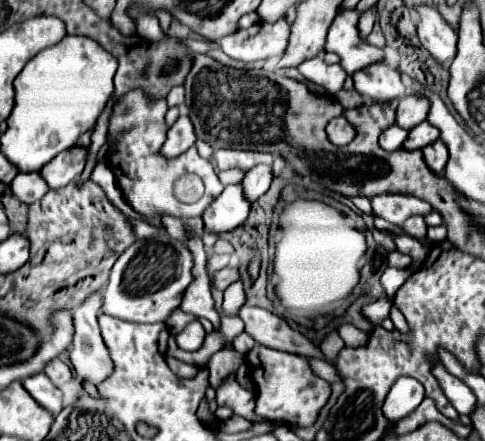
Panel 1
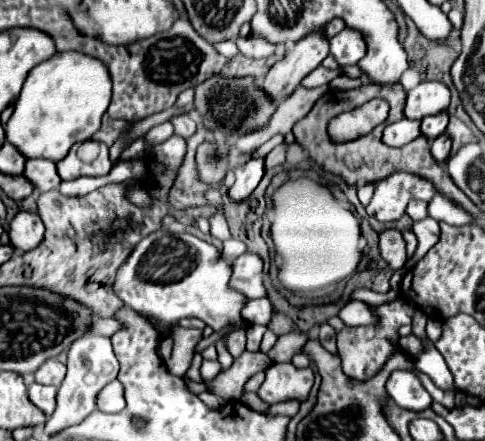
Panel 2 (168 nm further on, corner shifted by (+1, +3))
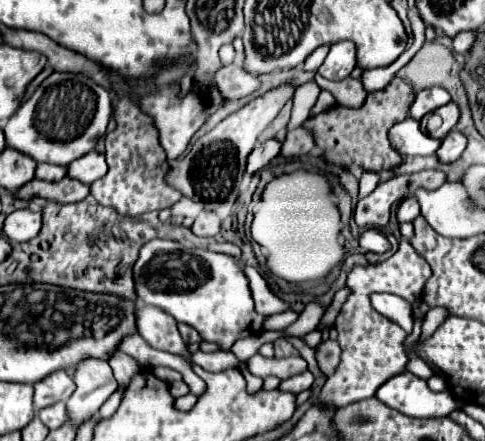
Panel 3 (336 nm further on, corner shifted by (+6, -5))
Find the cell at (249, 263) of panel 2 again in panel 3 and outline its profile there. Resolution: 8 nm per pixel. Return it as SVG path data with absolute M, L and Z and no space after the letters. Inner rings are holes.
M245 266L245 276L249 278L249 288L251 288L251 296L255 302L255 312L261 316L269 316L269 314L277 314L289 308L289 304L285 304L283 300L279 300L267 286L267 282L263 280L263 276L257 272L257 268L253 266Z

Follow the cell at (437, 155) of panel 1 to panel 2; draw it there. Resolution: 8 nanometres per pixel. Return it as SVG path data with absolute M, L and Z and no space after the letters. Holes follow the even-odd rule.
M446 132L440 134L440 136L432 142L432 156L436 158L436 162L442 164L442 162L448 158L450 148L452 148L452 140L450 140L450 136L448 136Z

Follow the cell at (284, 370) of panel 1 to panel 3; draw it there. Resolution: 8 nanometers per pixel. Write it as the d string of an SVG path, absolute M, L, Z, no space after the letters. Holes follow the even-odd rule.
M307 370L307 372L301 372L297 376L291 376L287 380L283 380L279 384L279 390L281 392L293 392L293 394L299 394L303 390L309 390L313 384L313 374Z

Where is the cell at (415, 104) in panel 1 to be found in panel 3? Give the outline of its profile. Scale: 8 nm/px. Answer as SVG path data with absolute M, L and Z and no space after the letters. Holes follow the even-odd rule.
M427 88L427 90L421 90L417 92L415 96L415 102L409 110L409 116L413 120L421 120L425 114L437 110L439 106L445 106L451 102L451 96L449 92L445 92L445 88Z

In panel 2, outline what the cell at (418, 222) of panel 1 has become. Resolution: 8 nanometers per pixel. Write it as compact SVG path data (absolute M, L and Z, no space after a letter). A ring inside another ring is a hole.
M412 200L412 202L408 204L408 208L406 208L406 214L408 214L412 220L422 220L422 218L428 216L426 206L428 206L428 204L422 202L422 200Z

